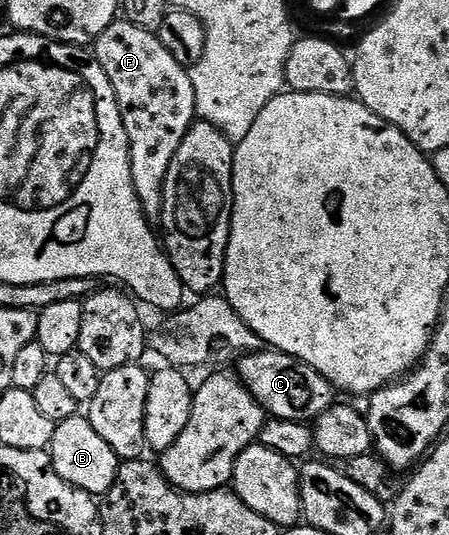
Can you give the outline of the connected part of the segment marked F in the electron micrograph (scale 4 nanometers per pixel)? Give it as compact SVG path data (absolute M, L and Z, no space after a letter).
M124 17L118 18L92 44L92 54L99 61L103 73L107 73L107 81L111 81L111 89L115 89L115 97L119 105L119 113L123 117L123 129L127 129L129 156L131 157L131 181L135 185L135 193L139 197L139 205L144 209L150 224L157 225L161 221L163 209L163 189L167 169L171 169L171 157L179 145L183 145L183 137L187 137L189 128L197 119L195 105L195 89L187 68L179 65L157 34L147 29L139 29L139 25L131 25Z

